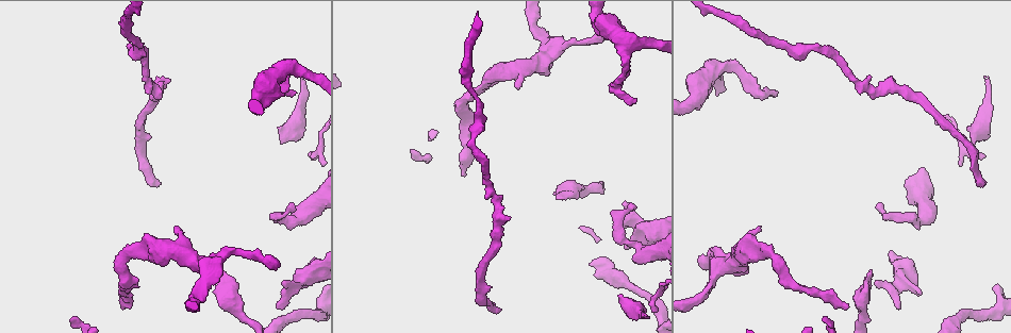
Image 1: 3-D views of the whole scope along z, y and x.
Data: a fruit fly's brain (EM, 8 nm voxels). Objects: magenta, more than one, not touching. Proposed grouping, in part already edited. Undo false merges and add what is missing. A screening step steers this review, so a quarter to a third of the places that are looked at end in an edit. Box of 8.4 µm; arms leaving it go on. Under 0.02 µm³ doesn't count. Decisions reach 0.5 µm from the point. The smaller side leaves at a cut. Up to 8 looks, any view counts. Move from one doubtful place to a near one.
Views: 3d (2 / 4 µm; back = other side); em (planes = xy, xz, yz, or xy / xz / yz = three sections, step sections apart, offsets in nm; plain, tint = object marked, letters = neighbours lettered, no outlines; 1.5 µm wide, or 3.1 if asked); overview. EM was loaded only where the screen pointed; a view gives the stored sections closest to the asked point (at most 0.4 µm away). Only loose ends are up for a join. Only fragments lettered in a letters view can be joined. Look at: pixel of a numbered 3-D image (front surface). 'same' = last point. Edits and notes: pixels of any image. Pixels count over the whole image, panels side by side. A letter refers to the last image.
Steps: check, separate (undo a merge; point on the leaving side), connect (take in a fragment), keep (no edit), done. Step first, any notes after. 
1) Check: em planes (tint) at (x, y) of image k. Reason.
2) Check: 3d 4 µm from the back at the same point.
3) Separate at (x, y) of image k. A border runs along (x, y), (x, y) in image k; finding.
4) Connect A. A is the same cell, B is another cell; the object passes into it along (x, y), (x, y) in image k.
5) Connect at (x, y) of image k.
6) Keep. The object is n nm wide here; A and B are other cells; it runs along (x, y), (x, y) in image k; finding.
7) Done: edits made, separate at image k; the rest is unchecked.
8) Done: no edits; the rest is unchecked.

Check: em planes (letters) at (309, 209) of image 1. Thick turns thin.

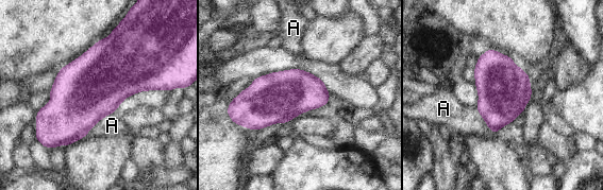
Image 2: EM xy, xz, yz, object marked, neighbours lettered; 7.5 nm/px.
Keep. A is another cell; all the same cell.

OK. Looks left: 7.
Check: em planes (plain) at (872, 270) of image 1. An open end.

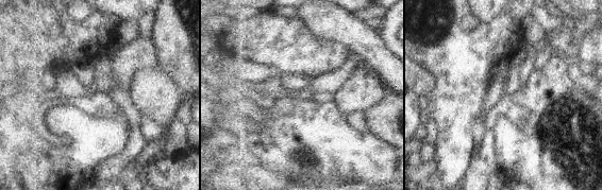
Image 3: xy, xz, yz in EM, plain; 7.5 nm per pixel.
Check: em planes (letters) at the same point.

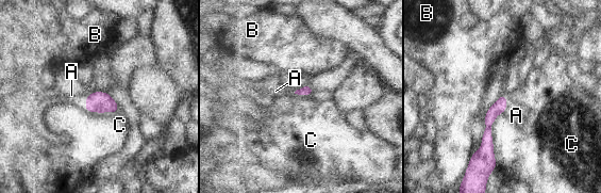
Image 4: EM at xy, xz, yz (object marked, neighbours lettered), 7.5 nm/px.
Connect A. The longest contact is with A, 240 nm; A is the same cell, B and C are other cells; the object passes into it along (98, 101), (95, 111), (71, 95) in image 4; the cell continues.

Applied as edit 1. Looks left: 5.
Check: em 3.1 µm planes (letters) at (984, 182) of image 1. Branch stops here.

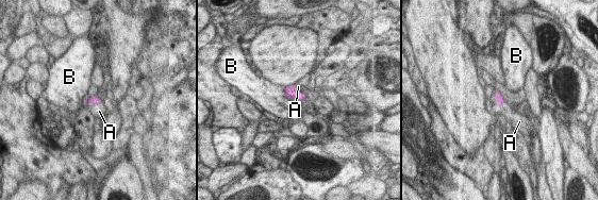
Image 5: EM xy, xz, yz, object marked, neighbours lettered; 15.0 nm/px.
Connect A. The longest contact is with A, 280 nm; A is the same cell, B is another cell; the cell continues.

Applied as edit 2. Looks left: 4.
Done: edits made, connect at image 4, connect at image 5; the rest is unchecked.

